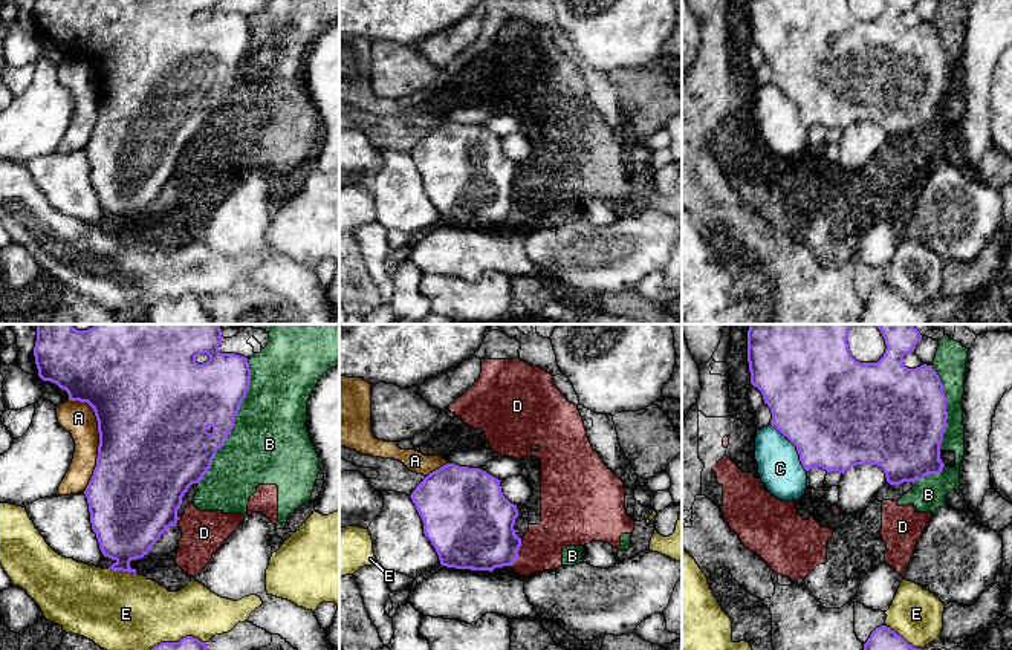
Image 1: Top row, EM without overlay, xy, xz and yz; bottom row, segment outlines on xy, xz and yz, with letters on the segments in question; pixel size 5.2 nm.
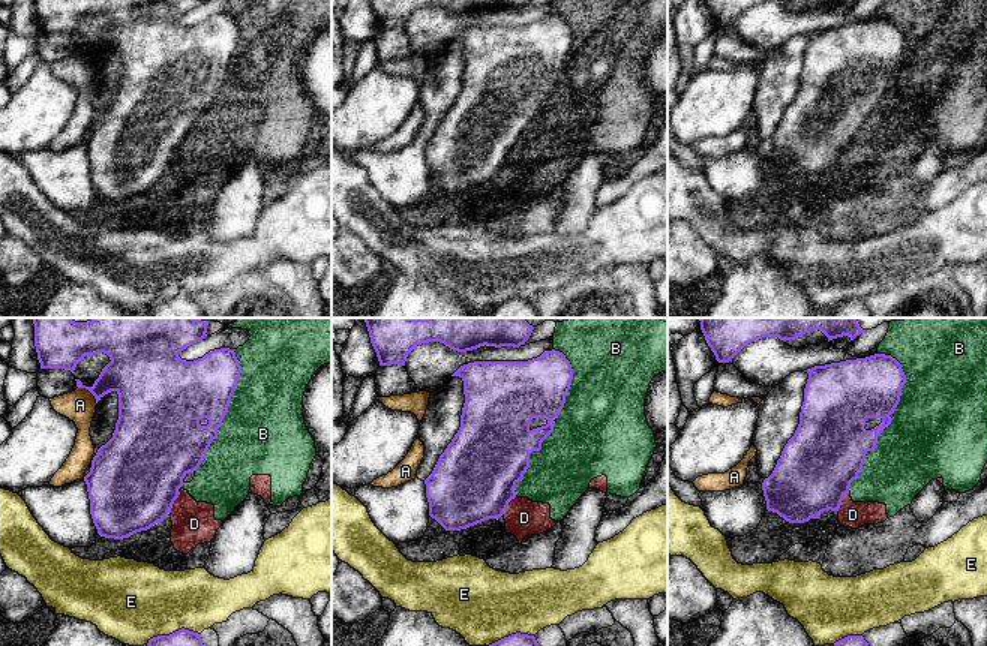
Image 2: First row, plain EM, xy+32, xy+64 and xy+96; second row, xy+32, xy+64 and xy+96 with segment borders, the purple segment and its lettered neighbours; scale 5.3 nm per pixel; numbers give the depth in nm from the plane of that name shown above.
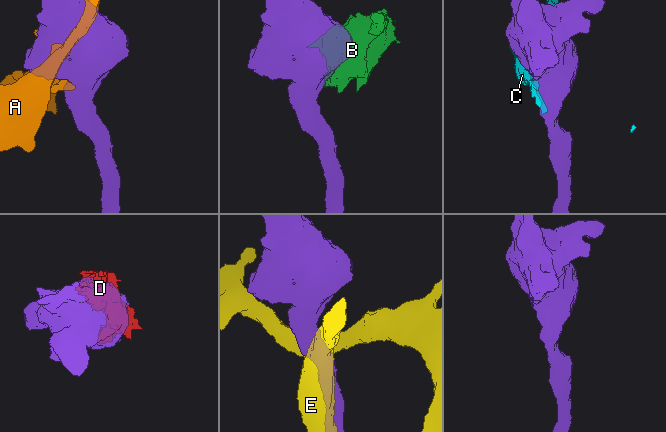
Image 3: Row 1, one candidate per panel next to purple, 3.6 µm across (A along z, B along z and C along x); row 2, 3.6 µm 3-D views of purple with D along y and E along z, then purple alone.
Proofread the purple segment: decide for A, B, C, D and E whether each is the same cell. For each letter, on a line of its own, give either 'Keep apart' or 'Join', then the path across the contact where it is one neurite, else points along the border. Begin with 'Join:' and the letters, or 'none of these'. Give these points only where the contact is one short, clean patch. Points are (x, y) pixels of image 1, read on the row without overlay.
Join: none of these
A: Keep apart
B: Keep apart
C: Keep apart
D: Keep apart. Boundary: xz (522, 201), (512, 222)
E: Keep apart

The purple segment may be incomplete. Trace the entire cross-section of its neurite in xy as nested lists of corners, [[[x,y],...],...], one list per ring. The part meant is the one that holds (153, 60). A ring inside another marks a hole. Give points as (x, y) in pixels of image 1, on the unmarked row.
[[[35,0],[34,14],[38,34],[66,47],[69,58],[87,60],[95,69],[99,90],[98,115],[93,133],[84,151],[87,154],[90,180],[96,191],[99,206],[104,214],[115,219],[109,225],[112,228],[136,231],[136,226],[130,225],[130,219],[147,213],[161,193],[177,180],[177,167],[182,162],[183,151],[193,141],[199,141],[203,136],[211,125],[217,107],[223,104],[228,98],[228,92],[234,86],[240,61],[246,55],[251,41],[251,26],[248,15],[235,11],[220,11],[219,3],[220,0]]]

